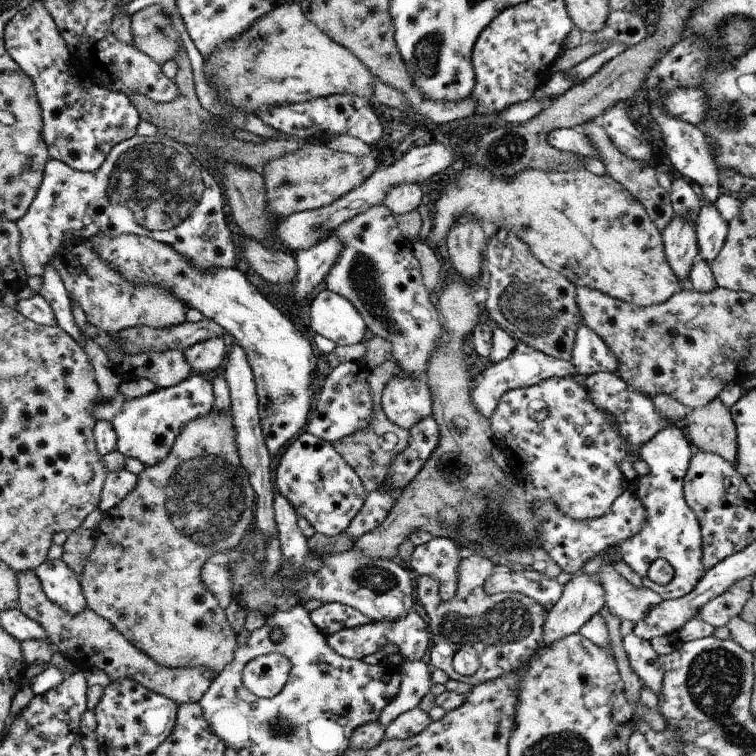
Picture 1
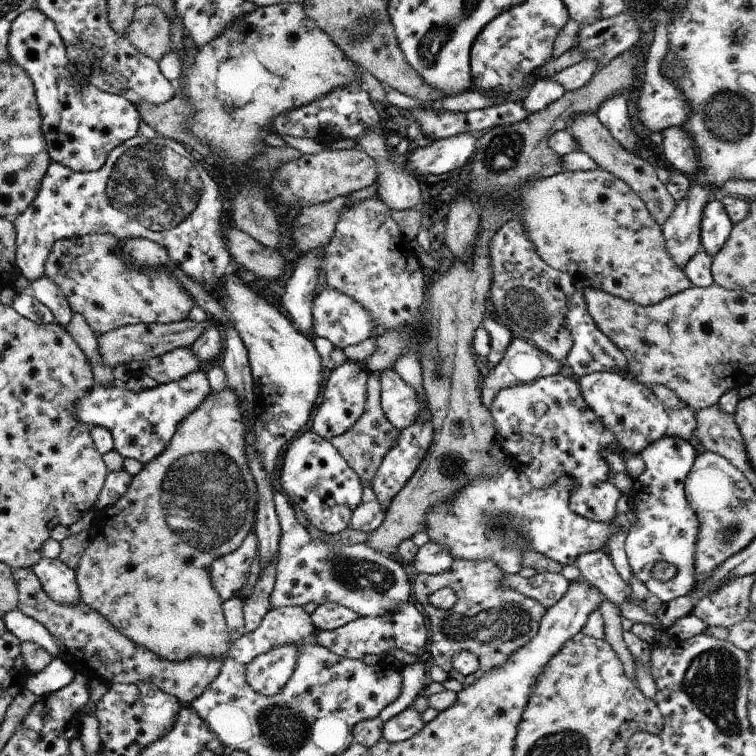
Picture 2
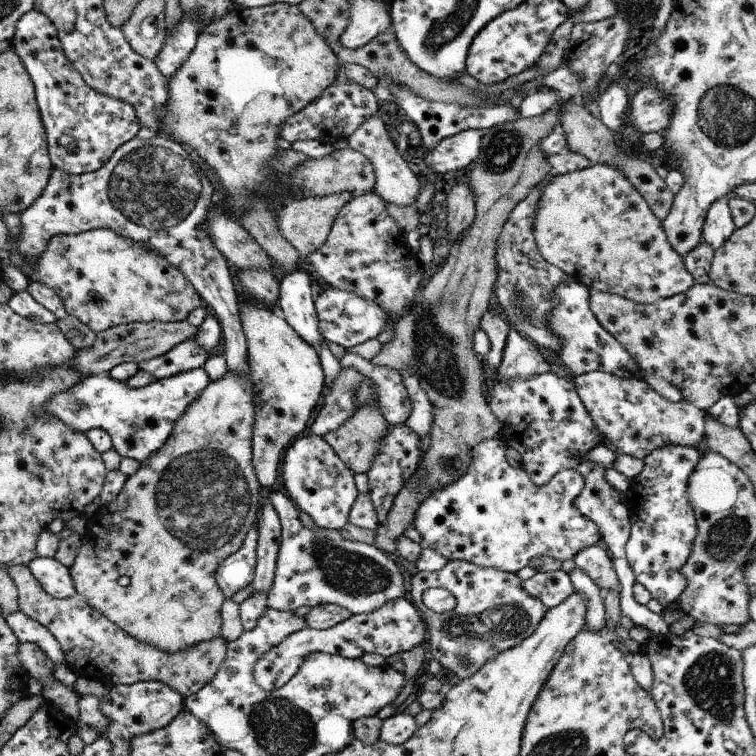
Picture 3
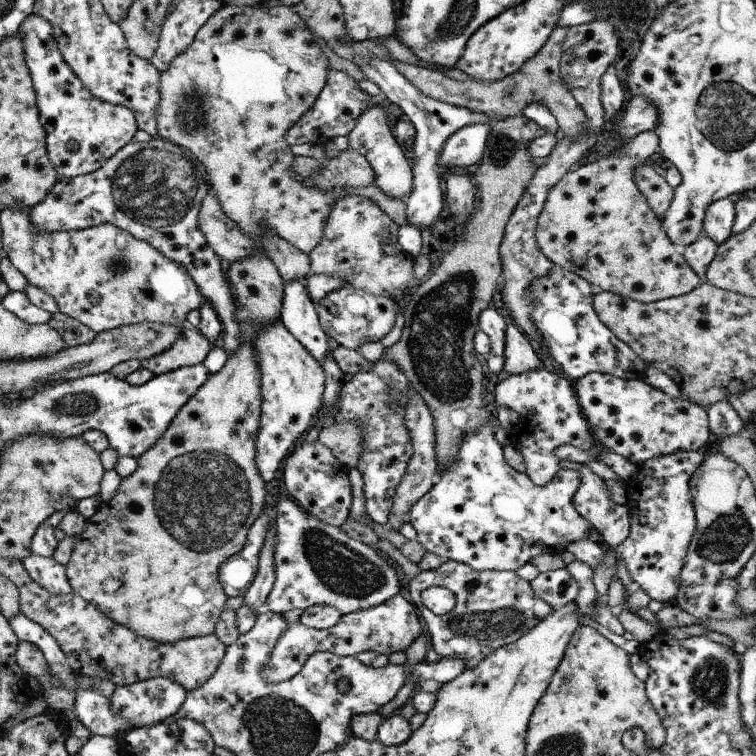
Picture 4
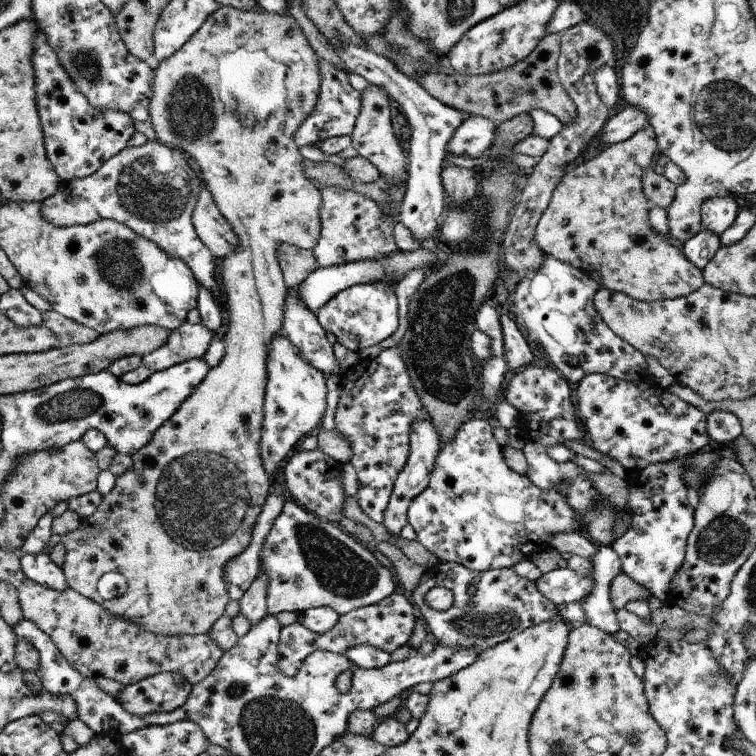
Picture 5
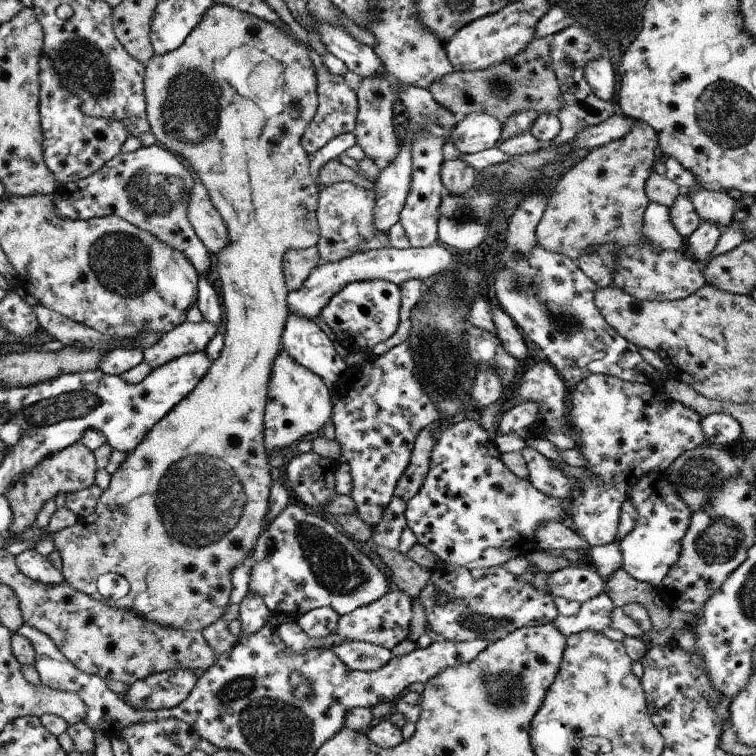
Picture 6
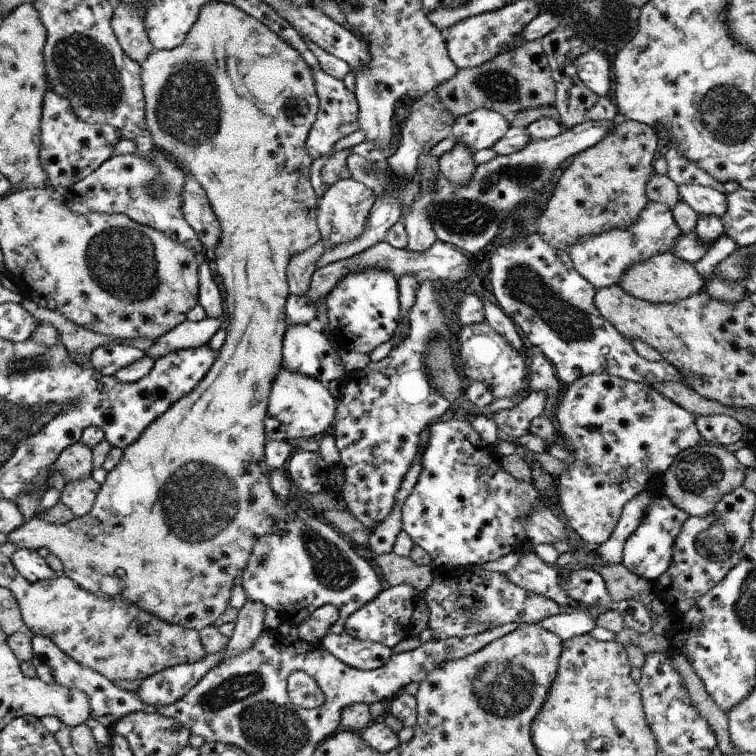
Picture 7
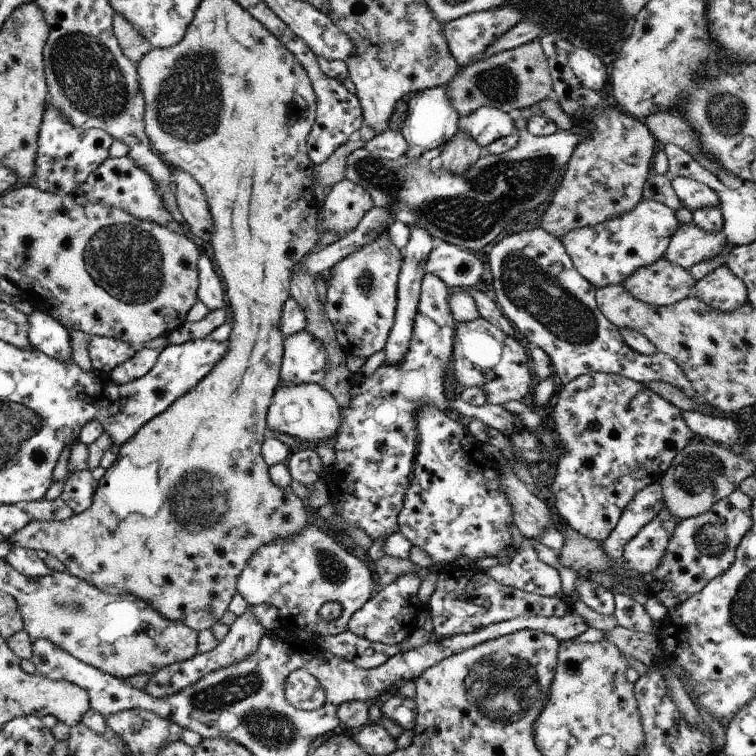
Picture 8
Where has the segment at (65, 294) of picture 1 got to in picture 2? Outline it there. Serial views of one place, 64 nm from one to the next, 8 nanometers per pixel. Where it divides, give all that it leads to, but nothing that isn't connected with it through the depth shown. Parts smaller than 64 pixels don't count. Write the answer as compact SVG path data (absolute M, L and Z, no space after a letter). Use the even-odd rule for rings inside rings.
M43 276L38 280L34 280L30 283L29 289L34 291L34 297L48 306L55 322L65 329L66 326L70 326L73 310L70 308L70 304L68 304L62 290L50 278Z

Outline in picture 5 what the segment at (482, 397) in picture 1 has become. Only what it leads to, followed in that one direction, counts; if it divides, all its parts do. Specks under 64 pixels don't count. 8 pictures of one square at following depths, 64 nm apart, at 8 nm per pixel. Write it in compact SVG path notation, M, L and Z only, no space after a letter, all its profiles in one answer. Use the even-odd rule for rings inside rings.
M500 314L499 322L503 335L503 356L510 372L523 366L531 366L533 354L529 348L530 342L526 341L512 316Z

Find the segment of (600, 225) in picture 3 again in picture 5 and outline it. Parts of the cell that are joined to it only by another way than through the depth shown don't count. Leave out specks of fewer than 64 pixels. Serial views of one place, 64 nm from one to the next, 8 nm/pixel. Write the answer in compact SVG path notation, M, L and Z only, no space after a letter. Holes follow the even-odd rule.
M648 125L628 140L611 144L591 160L567 172L553 190L550 204L536 227L535 241L544 255L551 255L581 269L598 280L602 288L625 293L633 300L651 302L678 299L701 288L705 284L703 270L690 262L682 249L672 247L662 236L658 236L648 222L648 212L652 206L642 190L642 176L650 168L656 148L657 136L654 128Z

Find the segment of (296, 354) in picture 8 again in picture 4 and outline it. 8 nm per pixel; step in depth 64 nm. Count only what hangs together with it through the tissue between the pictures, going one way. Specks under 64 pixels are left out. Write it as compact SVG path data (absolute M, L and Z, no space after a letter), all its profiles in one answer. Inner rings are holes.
M306 281L285 284L279 320L316 362L322 363L331 354L329 337L320 327L315 306L307 294Z

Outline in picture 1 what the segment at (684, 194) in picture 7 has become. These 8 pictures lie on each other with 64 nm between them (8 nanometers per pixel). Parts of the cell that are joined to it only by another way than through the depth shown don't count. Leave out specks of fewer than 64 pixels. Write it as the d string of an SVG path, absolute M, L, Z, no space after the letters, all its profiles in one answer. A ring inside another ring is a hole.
M716 205L703 206L696 227L699 258L710 264L722 250L727 234L728 222L722 218Z

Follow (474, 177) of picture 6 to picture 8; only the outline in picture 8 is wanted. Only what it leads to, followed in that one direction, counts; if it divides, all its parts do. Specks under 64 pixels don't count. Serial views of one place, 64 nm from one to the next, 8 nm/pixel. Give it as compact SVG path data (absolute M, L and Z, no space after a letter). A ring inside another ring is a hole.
M460 130L446 143L440 154L442 168L460 176L480 160L481 150L468 132Z

